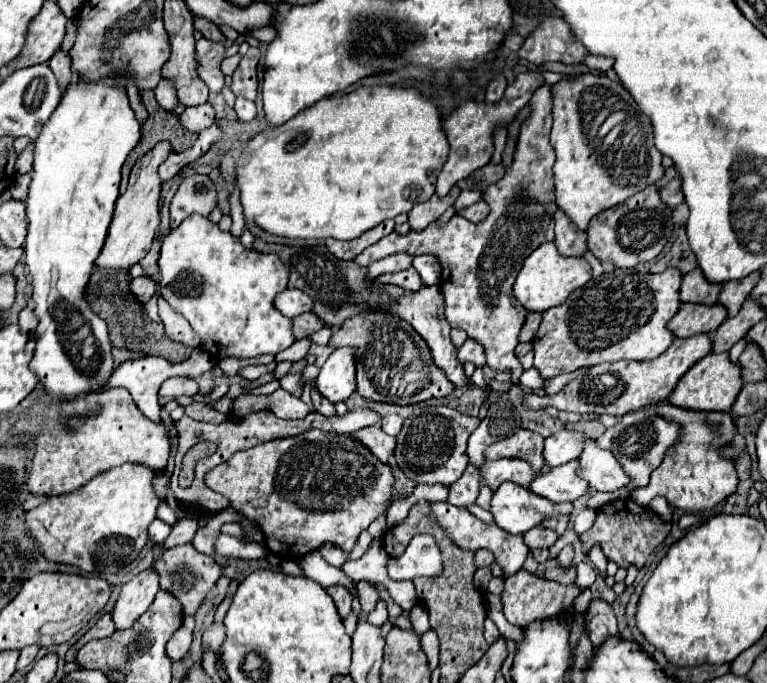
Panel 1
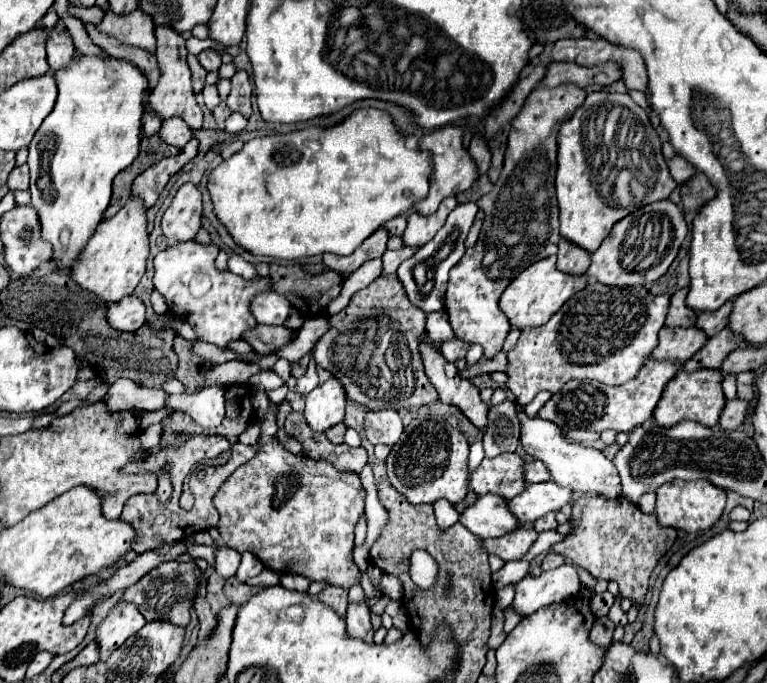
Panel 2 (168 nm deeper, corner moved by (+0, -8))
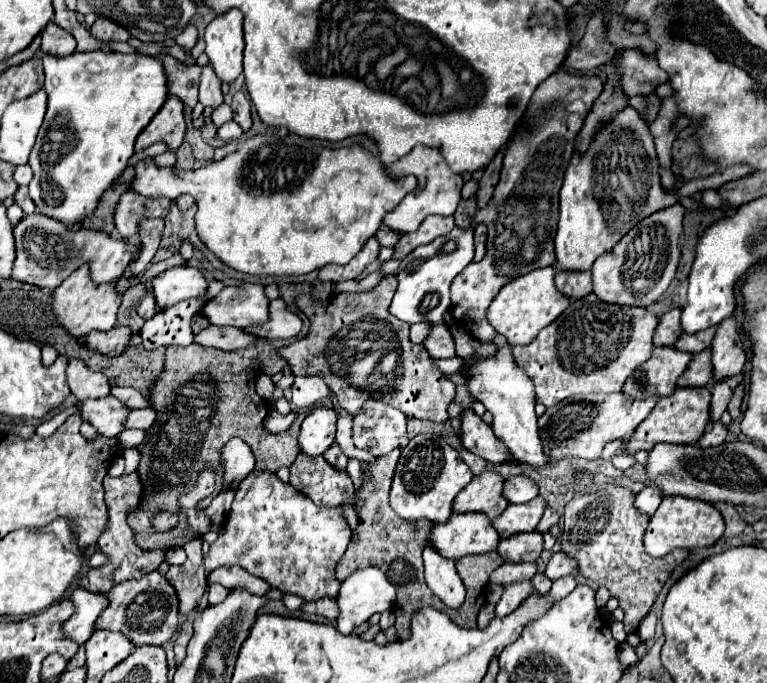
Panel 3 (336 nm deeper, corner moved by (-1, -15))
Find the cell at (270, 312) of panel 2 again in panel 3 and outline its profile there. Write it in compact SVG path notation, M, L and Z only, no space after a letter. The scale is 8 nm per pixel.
M242 282L240 286L226 286L204 306L202 314L214 326L262 326L268 322L268 302L262 284Z

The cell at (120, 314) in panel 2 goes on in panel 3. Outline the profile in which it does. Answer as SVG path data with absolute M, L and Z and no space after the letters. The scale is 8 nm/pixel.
M116 326L108 332L90 332L84 340L90 348L102 352L102 354L110 354L110 356L118 356L124 352L124 348L130 344L130 338L134 336L130 326Z

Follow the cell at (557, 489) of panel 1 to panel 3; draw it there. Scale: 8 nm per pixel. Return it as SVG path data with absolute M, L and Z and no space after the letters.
M536 496L526 504L510 504L496 520L492 520L492 524L502 538L508 538L520 532L532 532L538 526L546 506L548 504L542 496Z

